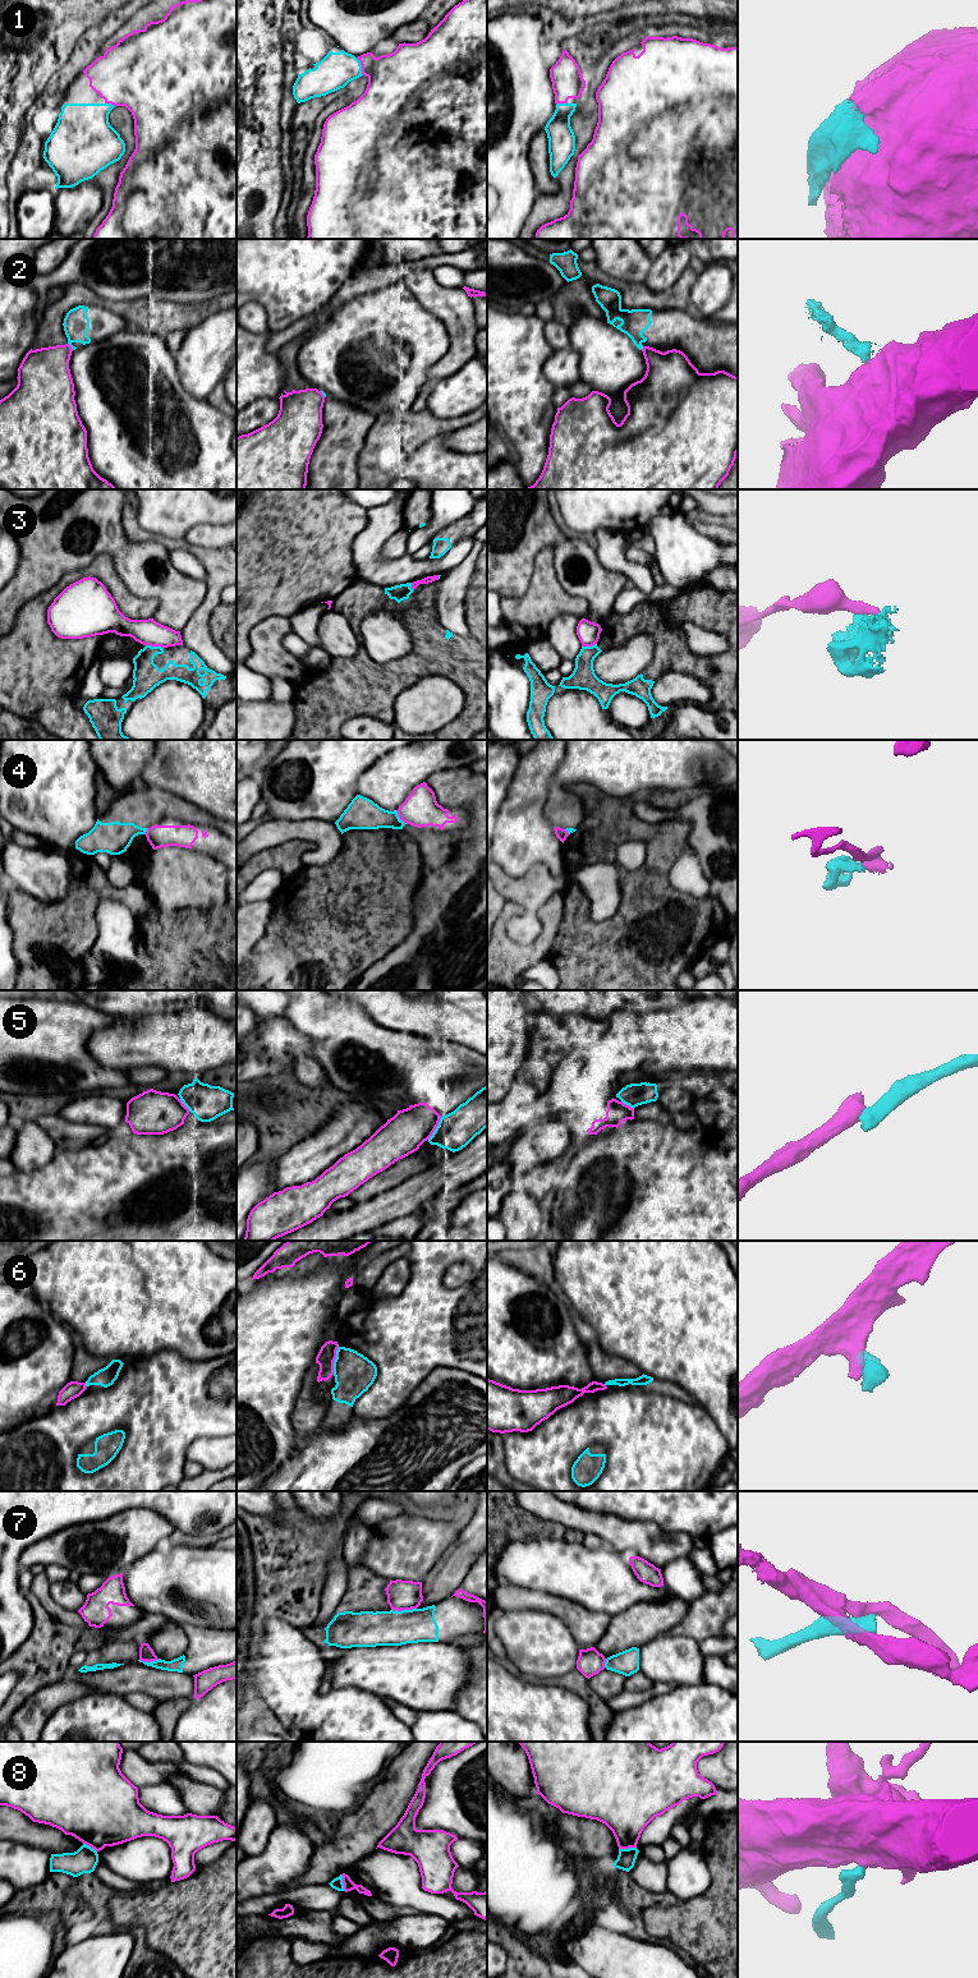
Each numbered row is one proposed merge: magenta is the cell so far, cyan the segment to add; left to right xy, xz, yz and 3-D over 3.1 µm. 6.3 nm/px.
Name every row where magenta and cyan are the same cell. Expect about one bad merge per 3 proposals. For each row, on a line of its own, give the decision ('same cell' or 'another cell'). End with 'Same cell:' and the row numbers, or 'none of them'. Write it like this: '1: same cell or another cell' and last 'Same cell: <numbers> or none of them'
1: same cell
2: another cell
3: another cell
4: another cell
5: another cell
6: another cell
7: another cell
8: another cell
Same cell: 1

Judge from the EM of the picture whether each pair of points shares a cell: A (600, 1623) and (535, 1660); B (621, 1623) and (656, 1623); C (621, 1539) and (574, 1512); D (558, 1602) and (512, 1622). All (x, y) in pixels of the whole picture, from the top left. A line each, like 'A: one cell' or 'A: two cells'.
A: two cells
B: one cell
C: one cell
D: two cells

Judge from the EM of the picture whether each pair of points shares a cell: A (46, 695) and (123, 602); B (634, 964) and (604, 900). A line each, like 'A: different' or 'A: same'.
A: same
B: different

